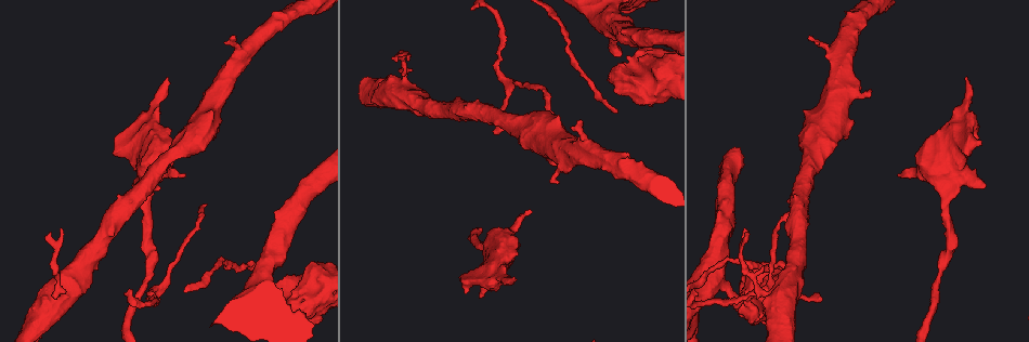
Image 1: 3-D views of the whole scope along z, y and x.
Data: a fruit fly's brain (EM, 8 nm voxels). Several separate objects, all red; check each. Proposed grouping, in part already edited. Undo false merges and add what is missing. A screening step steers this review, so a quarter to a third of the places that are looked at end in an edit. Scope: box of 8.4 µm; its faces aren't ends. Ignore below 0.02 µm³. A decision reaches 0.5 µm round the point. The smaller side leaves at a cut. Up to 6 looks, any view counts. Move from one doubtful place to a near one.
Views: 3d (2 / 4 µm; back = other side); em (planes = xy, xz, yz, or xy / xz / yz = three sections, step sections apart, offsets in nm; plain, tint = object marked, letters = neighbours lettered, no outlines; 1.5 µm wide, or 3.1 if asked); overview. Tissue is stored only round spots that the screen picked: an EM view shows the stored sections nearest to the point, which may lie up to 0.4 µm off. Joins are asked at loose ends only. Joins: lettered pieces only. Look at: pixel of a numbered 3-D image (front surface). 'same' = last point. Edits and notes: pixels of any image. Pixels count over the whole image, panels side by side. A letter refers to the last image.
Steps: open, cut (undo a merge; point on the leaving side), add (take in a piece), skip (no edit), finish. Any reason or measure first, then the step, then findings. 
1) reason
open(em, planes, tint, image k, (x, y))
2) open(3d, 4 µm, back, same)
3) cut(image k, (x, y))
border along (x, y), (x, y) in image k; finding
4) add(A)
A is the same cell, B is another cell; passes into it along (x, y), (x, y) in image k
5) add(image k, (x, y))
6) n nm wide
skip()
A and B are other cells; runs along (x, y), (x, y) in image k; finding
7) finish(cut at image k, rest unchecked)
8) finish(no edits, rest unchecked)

thin end
open(em, 3.1 µm, planes, letters, image 1, (745, 229))

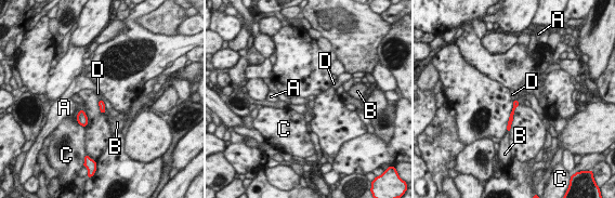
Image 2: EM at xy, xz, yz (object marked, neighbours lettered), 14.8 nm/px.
skip()
A, B, C and D are other cells; border along (101, 98), (106, 110) in image 2; none of them fits

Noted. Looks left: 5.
branch stops here
open(3d, 2 µm, image 1, (822, 298))

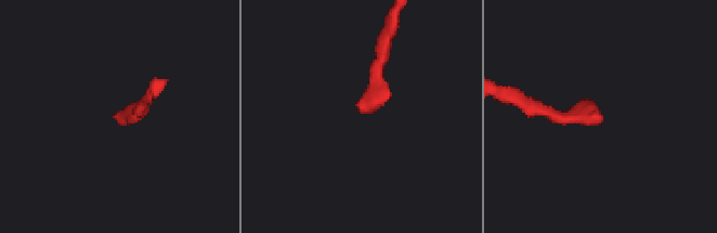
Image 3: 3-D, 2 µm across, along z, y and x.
open(em, planes, letters, image 3, (119, 111))

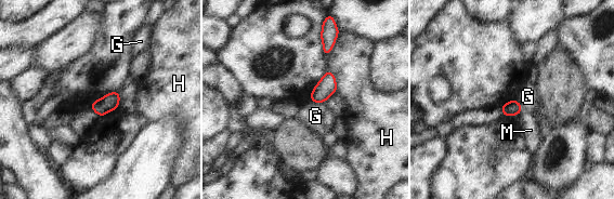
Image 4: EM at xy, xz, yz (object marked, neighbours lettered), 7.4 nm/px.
skip()
G, H and M are other cells; none of them fits

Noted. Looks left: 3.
calibre changes
open(em, planes, letters, image 1, (773, 295))

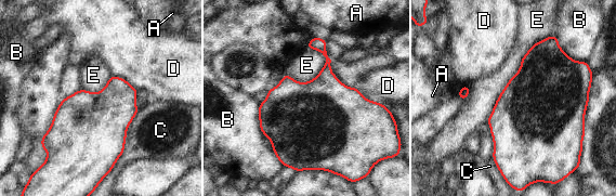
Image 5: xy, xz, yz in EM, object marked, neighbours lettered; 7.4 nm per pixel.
320 nm wide
skip()
A, B, C, D and E are other cells; border along (553, 35), (521, 60), (486, 121) in image 5; one neuron here

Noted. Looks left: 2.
finish(no edits, rest unchecked)

